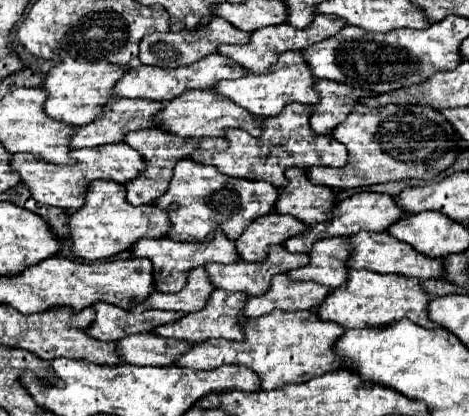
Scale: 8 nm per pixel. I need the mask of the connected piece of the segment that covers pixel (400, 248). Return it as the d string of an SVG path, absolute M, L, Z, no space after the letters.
M358 232L350 238L354 250L350 260L346 262L348 268L366 268L380 274L400 274L400 276L412 276L420 280L436 280L444 276L444 258L426 258L424 254L418 254L412 246L406 242L398 242L386 232Z

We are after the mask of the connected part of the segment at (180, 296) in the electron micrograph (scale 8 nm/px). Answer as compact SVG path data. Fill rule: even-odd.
M194 268L188 272L188 282L184 286L182 292L176 294L162 294L162 292L154 292L150 294L146 300L138 302L132 310L182 310L182 312L192 312L192 310L202 310L202 306L206 306L206 298L210 298L210 294L214 292L214 286L206 274L204 268Z

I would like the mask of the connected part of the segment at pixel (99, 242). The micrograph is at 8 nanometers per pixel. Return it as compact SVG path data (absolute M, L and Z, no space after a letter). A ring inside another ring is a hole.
M96 180L88 186L86 192L86 204L82 210L74 212L68 220L70 232L72 232L72 252L82 260L102 260L116 256L124 250L130 250L138 240L142 238L162 238L166 236L166 230L170 230L170 218L166 218L166 210L158 210L158 206L132 206L126 200L126 188L112 180Z

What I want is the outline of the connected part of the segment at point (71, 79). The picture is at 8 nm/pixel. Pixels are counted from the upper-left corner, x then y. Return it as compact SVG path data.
M62 54L62 62L56 64L46 74L46 80L42 86L48 92L48 100L44 106L46 114L72 126L84 126L86 122L94 122L94 118L102 118L102 106L106 106L110 98L118 98L114 94L114 86L118 78L122 78L126 68L130 66L118 66L108 60L82 62L82 60L70 58L68 54Z

